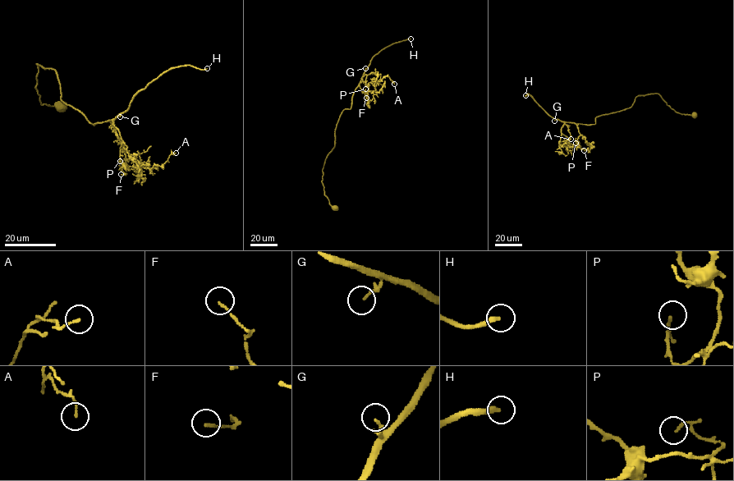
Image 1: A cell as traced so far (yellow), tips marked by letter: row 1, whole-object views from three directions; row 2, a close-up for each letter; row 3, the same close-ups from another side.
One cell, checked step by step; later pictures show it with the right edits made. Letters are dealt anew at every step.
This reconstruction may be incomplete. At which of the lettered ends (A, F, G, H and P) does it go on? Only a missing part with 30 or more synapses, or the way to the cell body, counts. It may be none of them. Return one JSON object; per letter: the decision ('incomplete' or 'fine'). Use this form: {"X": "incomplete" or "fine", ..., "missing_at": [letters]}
{"A": "fine", "F": "fine", "G": "fine", "H": "incomplete", "P": "fine", "missing_at": ["H"]}

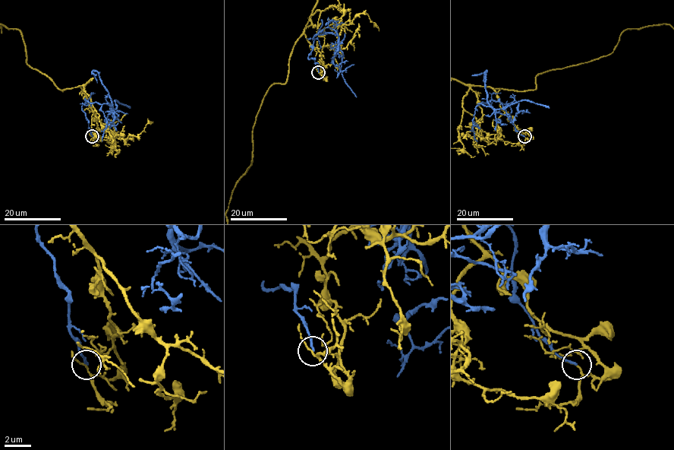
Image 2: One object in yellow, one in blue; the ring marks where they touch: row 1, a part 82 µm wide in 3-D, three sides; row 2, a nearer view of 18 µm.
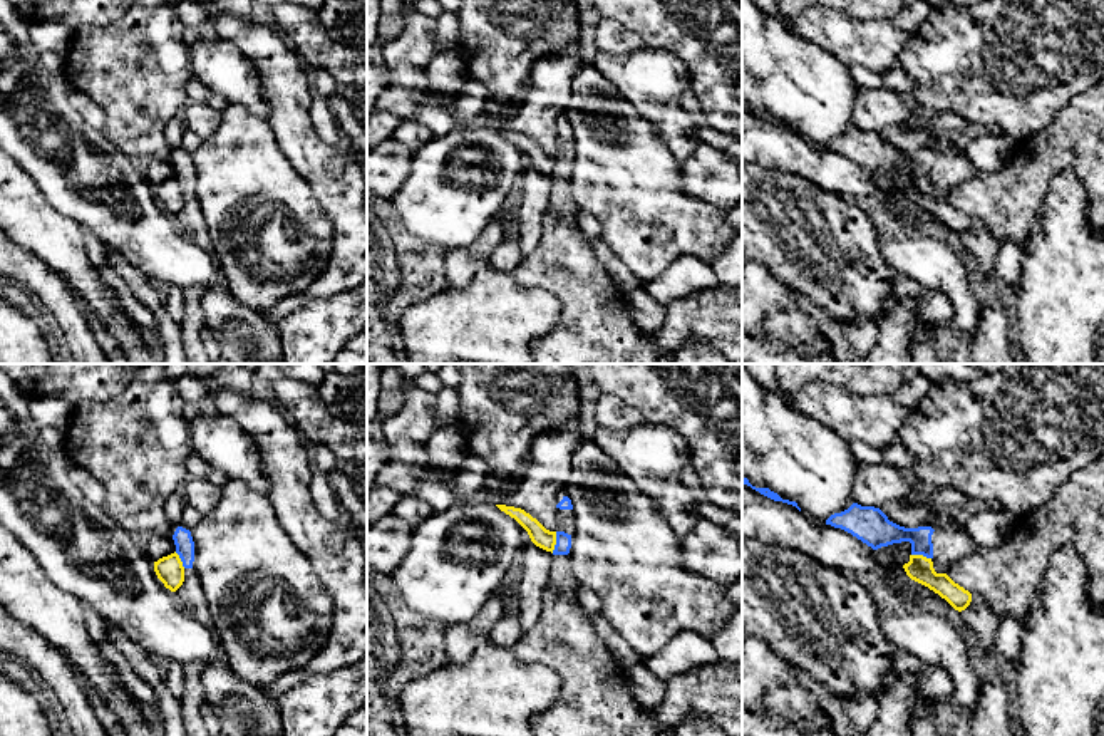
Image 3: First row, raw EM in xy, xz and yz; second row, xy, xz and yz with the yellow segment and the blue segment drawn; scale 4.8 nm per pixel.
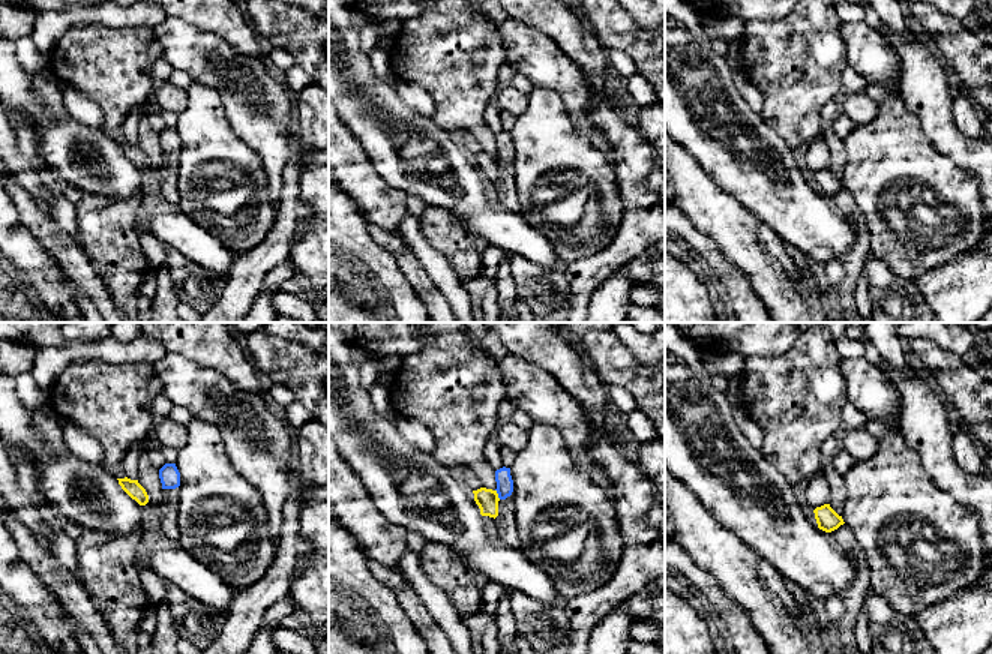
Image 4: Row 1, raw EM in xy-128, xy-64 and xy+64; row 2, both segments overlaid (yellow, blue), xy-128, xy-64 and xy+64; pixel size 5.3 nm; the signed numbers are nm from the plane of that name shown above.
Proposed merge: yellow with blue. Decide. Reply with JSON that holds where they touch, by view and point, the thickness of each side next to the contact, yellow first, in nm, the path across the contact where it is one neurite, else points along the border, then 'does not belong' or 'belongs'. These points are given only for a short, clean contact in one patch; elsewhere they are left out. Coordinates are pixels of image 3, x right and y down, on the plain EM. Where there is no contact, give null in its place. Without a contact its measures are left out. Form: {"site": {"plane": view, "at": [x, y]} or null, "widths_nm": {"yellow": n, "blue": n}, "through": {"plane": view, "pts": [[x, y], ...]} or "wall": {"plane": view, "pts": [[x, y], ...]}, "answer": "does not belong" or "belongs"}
{"site": {"plane": "xz", "at": [555, 166]}, "widths_nm": {"yellow": 90, "blue": 80}, "wall": {"plane": "xz", "pts": [[557, 156], [552, 176]]}, "answer": "does not belong"}

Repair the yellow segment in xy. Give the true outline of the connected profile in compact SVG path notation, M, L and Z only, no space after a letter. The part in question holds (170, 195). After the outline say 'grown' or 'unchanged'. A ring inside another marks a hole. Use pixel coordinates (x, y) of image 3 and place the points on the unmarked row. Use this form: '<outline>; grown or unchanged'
M176 176L154 186L154 196L171 216L176 216L184 206L184 191Z; unchanged

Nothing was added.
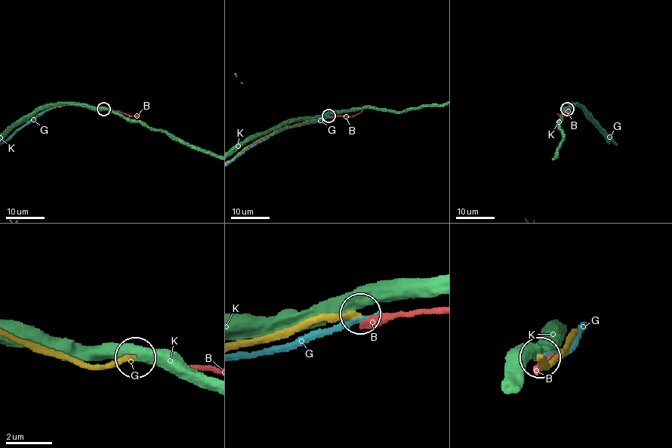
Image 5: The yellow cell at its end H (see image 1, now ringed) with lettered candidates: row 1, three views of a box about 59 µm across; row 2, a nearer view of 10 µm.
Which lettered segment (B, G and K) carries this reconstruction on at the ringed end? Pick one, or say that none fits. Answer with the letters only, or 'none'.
none

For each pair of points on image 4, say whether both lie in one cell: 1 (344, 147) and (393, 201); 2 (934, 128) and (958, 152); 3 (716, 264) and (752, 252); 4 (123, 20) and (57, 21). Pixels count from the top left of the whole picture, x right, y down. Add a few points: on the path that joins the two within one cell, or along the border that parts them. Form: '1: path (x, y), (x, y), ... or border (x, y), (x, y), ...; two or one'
1: path (348, 162), (378, 192); one
2: path (940, 134), (952, 146); one
3: border (704, 234), (751, 287); two
4: path (107, 15), (74, 15); one

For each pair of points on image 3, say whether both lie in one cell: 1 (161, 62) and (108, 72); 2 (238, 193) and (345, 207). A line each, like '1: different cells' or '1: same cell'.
1: same cell
2: different cells

